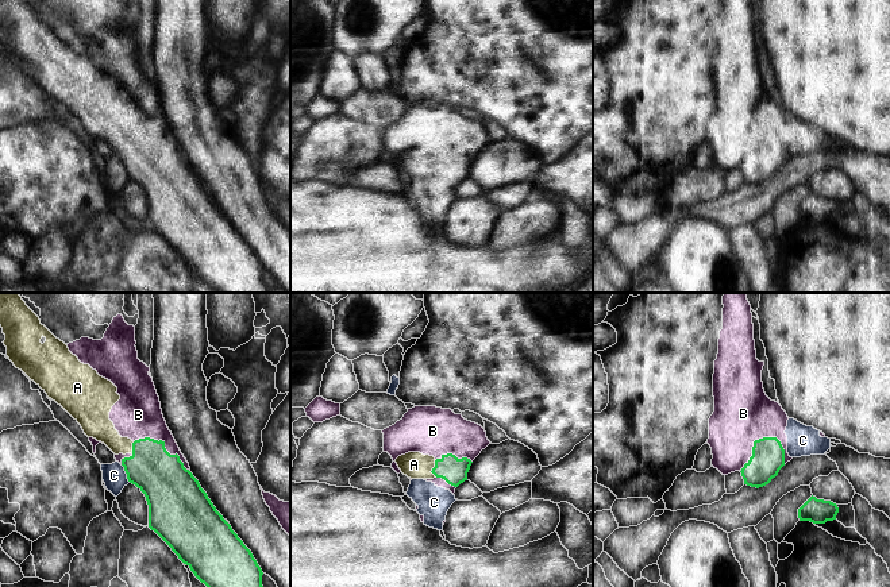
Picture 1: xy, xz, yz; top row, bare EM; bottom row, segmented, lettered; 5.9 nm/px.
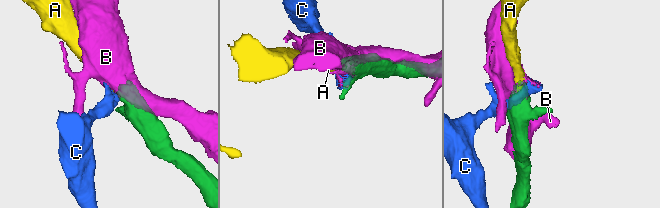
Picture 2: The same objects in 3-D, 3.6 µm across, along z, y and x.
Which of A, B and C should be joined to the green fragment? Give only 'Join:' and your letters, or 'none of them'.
Join: A.

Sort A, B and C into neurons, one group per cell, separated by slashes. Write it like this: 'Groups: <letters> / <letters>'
Groups: A / B / C.

